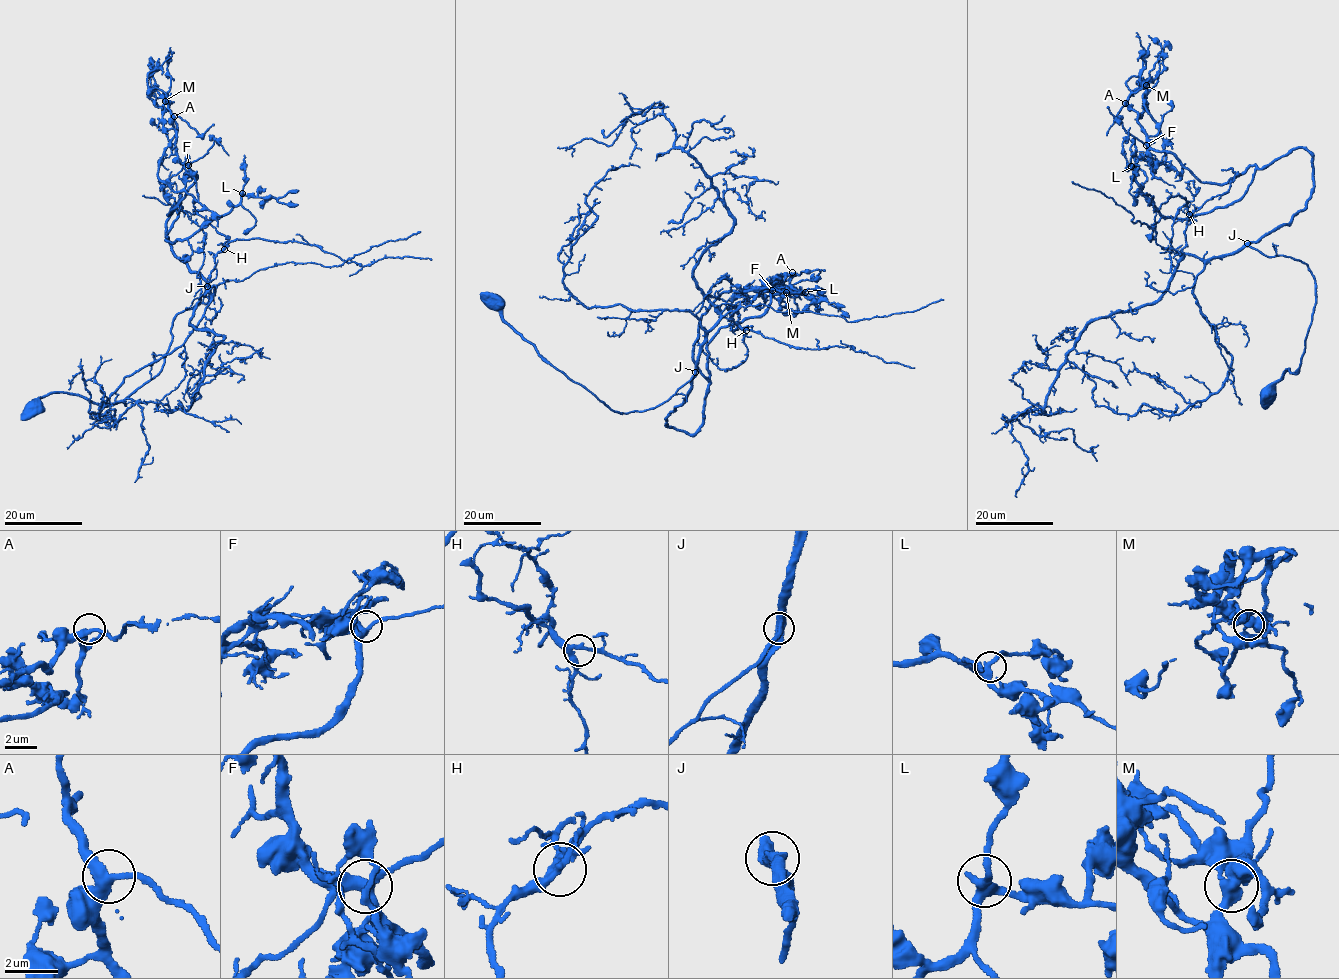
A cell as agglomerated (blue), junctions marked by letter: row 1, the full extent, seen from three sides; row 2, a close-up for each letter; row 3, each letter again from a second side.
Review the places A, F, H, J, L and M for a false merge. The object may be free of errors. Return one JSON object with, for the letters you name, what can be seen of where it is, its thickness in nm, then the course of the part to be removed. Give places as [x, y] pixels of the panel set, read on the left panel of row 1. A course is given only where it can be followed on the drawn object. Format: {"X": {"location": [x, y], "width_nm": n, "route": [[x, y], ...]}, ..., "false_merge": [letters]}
{"M": {"location": [165, 101], "width_nm": 440, "route": [[165, 101], [176, 129], [160, 159], [158, 177], [175, 191], [191, 178], [181, 159]]}, "false_merge": ["M"]}

